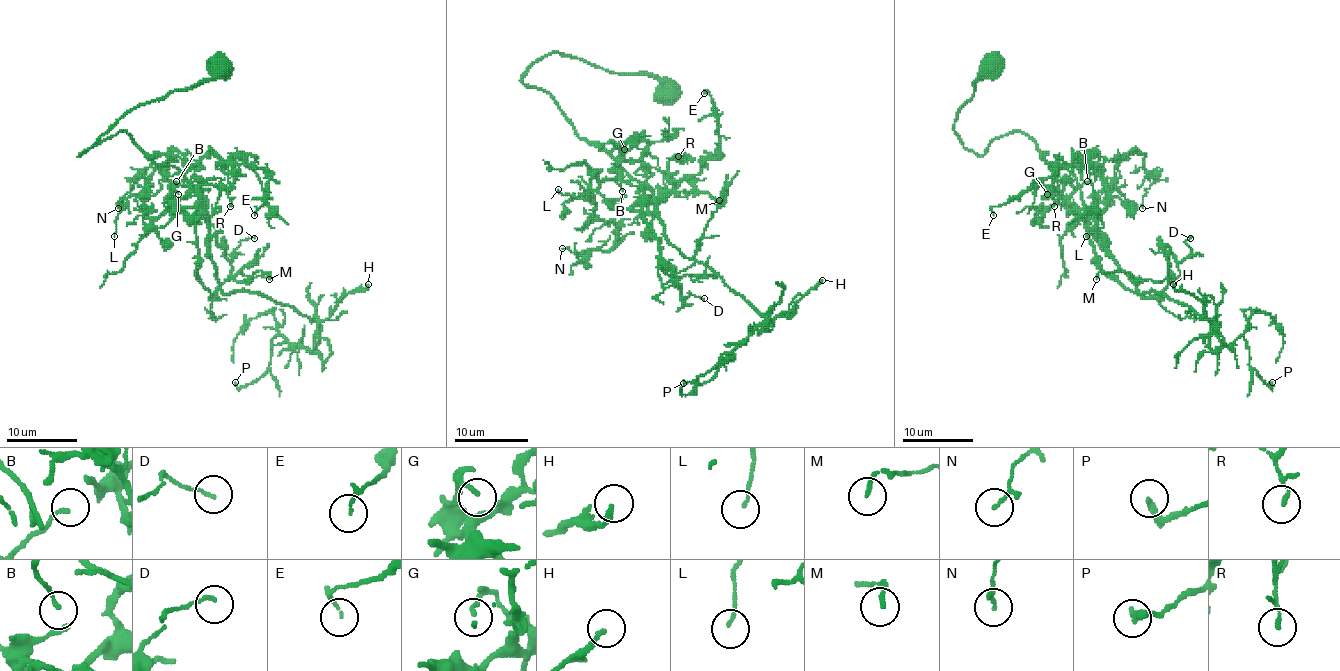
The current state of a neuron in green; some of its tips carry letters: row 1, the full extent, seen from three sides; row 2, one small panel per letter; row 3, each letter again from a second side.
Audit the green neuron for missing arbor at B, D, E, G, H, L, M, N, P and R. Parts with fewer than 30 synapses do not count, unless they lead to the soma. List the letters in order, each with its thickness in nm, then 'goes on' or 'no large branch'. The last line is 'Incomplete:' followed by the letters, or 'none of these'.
B: 100 nm thick; no large branch
D: 120 nm thick; no large branch
E: 80 nm thick; no large branch
G: 150 nm thick; no large branch
H: 180 nm thick; no large branch
L: 110 nm thick; no large branch
M: 150 nm thick; no large branch
N: 100 nm thick; no large branch
P: 280 nm thick; no large branch
R: 140 nm thick; no large branch
Incomplete: none of these

